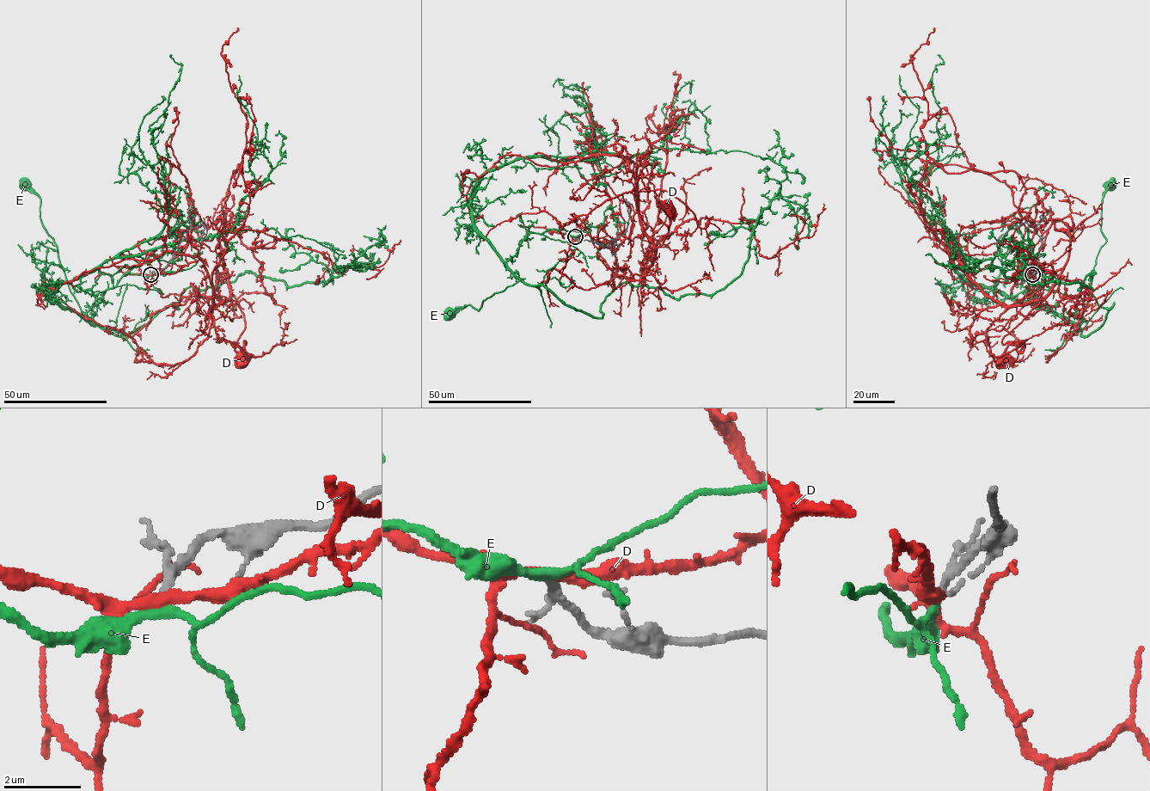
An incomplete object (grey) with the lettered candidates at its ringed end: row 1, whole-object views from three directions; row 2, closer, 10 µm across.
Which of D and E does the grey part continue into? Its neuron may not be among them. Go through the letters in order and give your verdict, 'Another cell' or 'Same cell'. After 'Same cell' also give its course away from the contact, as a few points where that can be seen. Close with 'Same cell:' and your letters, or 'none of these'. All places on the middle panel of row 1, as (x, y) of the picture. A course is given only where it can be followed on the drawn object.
D: Another cell
E: Same cell. Its course: (575, 236), (550, 229), (527, 231), (506, 262), (519, 279), (487, 297), (478, 310), (465, 305), (450, 314)
Same cell: E

